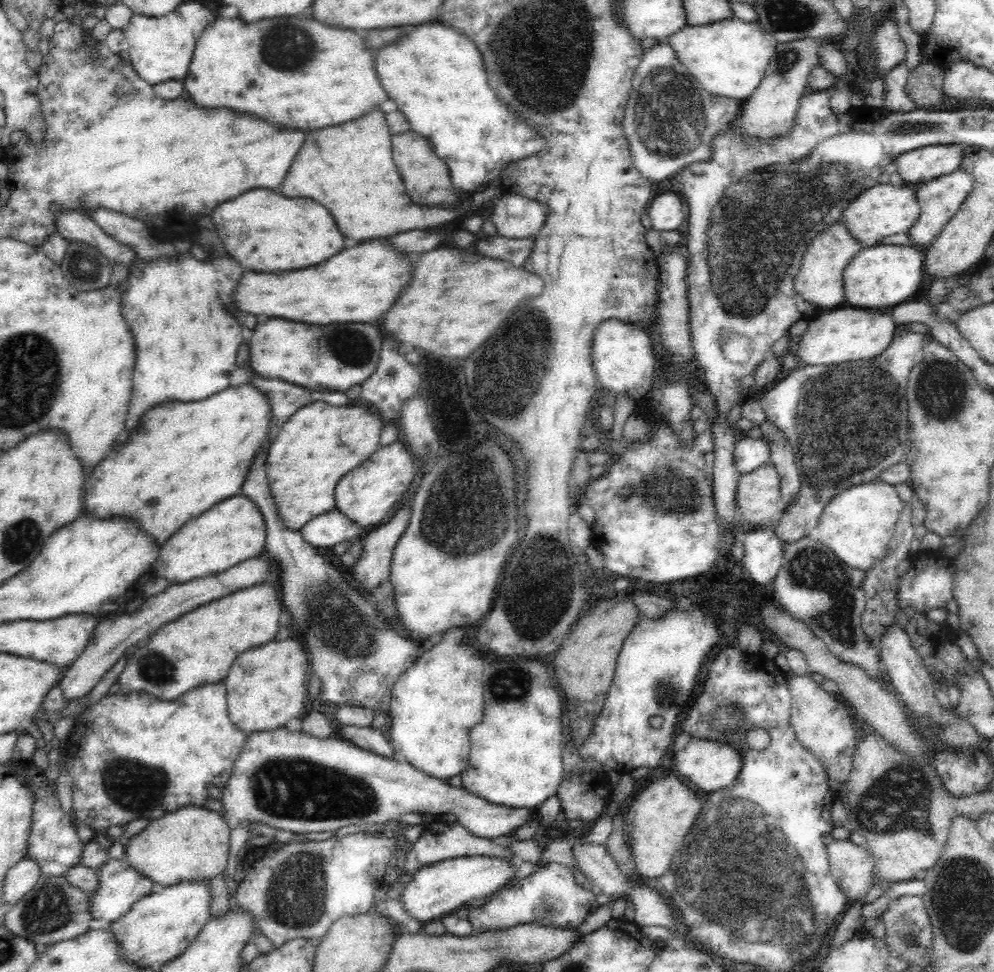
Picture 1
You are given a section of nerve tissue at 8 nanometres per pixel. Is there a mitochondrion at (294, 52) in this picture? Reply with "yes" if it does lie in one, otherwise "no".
yes

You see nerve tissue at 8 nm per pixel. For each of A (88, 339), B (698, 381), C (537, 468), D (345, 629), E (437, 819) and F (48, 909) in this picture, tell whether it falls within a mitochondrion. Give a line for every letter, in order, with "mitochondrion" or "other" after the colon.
A: other
B: other
C: other
D: mitochondrion
E: other
F: mitochondrion

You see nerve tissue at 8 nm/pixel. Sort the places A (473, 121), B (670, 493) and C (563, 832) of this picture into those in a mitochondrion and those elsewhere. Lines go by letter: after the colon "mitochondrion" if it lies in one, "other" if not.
A: other
B: mitochondrion
C: other

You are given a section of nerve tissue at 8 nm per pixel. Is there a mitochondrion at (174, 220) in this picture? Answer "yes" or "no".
no

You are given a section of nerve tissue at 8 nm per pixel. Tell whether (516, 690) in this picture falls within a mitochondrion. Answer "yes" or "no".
yes

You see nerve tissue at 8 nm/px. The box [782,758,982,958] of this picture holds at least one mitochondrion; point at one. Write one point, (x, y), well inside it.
(899, 801)

